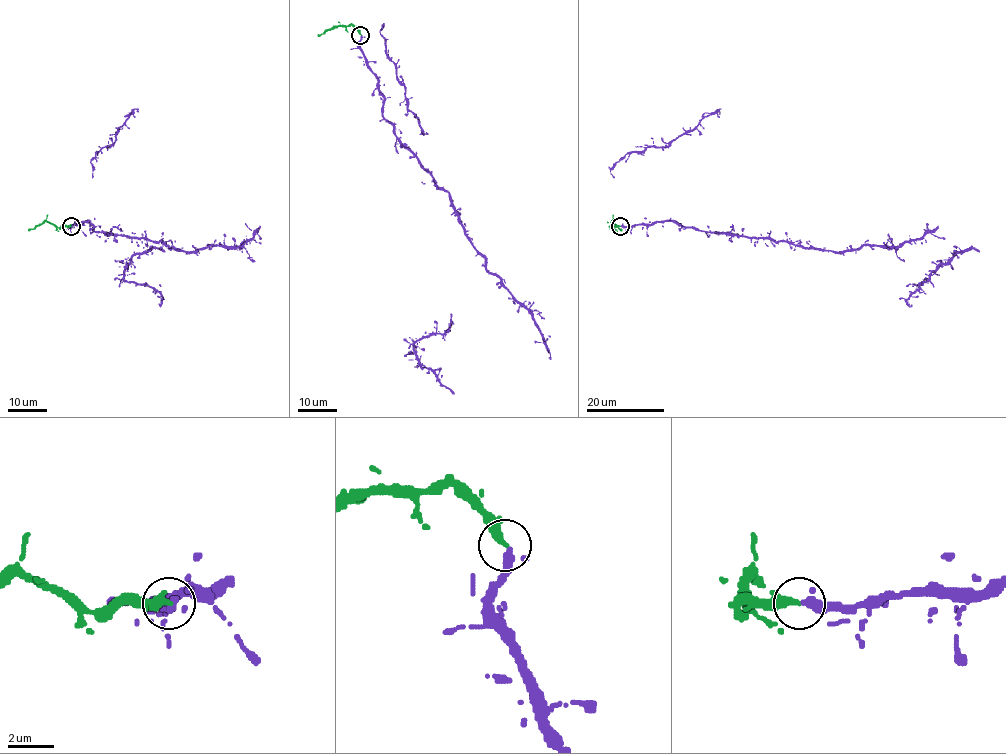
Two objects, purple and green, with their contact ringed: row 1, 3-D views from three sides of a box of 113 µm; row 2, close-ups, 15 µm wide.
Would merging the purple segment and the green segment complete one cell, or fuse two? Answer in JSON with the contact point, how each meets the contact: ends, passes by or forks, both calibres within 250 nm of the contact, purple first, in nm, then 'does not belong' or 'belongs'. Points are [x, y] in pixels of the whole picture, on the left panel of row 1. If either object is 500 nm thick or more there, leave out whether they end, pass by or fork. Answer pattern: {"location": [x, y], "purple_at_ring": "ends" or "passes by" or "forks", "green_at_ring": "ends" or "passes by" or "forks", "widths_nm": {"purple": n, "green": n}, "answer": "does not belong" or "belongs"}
{"location": [71, 226], "purple_at_ring": "ends", "green_at_ring": "ends", "widths_nm": {"purple": 360, "green": 320}, "answer": "belongs"}

